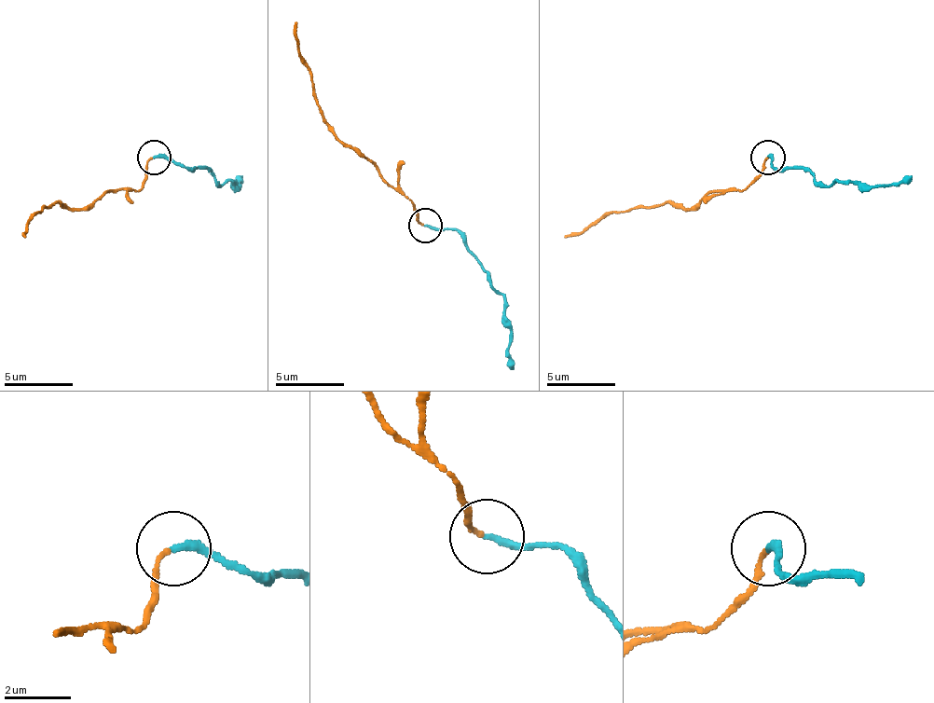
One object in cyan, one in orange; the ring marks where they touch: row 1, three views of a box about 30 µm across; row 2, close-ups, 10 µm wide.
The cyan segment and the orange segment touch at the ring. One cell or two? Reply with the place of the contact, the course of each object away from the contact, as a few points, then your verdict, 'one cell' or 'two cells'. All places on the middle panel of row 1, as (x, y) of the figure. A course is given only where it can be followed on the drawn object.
place (425, 226); course cyan (426, 225), (457, 231), (490, 282), (504, 296), (504, 323), (511, 330), (508, 358), (515, 368); course orange (422, 225), (418, 211), (337, 135), (327, 122), (309, 67), (299, 53), (296, 22); one cell

